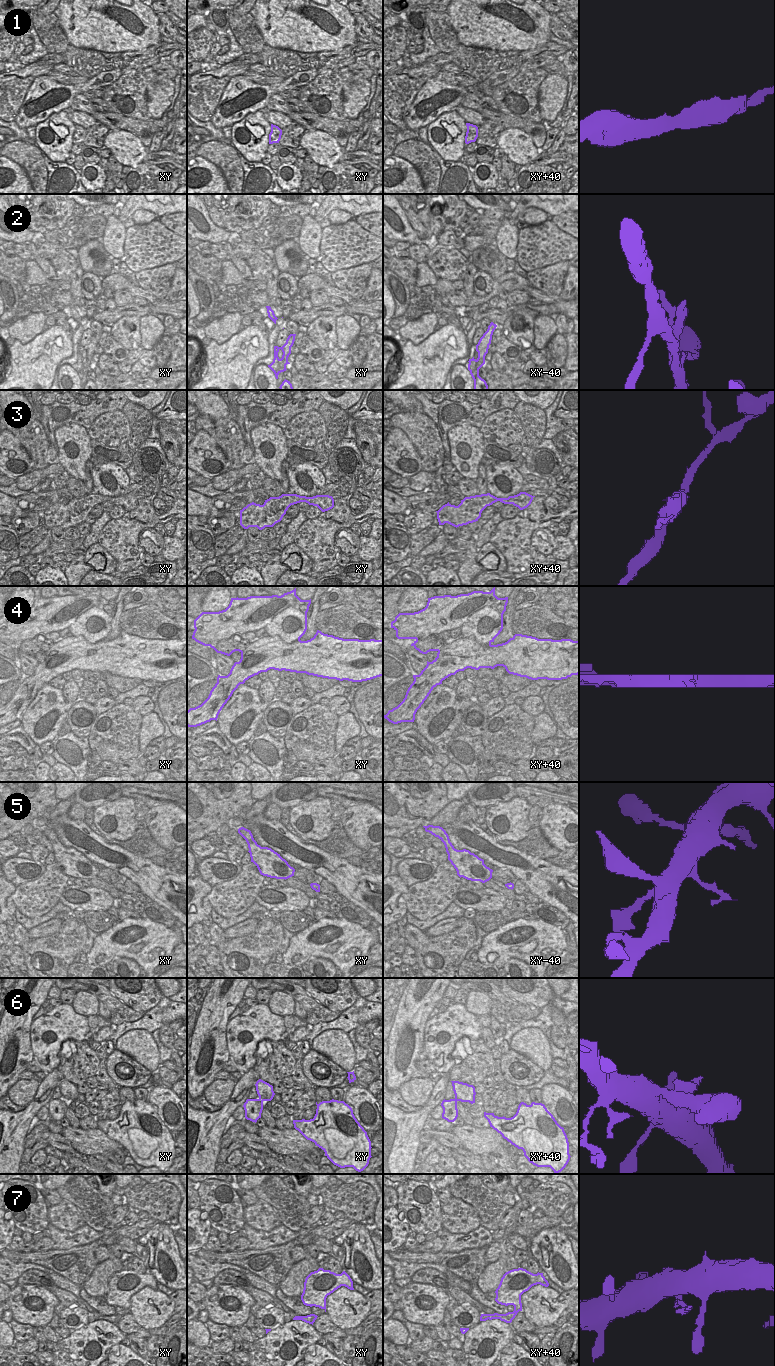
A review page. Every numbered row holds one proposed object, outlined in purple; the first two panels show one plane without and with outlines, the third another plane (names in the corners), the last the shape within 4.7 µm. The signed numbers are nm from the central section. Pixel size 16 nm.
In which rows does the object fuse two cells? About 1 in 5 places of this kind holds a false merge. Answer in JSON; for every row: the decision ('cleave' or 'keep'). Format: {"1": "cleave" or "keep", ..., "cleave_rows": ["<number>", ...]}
{"1": "keep", "2": "keep", "3": "keep", "4": "cleave", "5": "keep", "6": "keep", "7": "keep", "cleave_rows": ["4"]}

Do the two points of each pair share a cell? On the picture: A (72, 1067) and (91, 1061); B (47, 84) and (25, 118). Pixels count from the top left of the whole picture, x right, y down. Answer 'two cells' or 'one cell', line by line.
A: one cell
B: one cell

